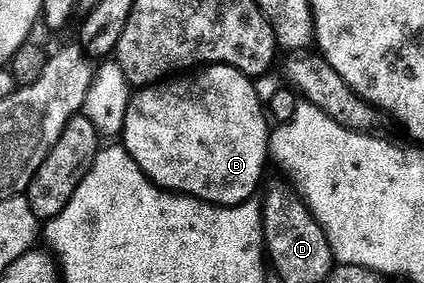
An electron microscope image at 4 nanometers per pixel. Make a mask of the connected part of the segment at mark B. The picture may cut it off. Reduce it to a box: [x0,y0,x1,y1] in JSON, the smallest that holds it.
[122,64,270,206]

